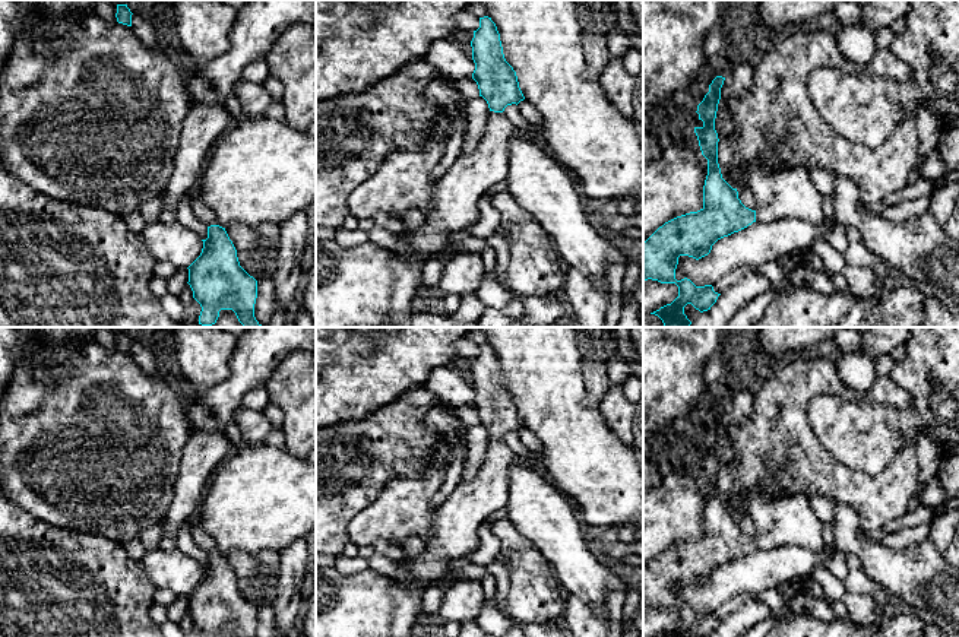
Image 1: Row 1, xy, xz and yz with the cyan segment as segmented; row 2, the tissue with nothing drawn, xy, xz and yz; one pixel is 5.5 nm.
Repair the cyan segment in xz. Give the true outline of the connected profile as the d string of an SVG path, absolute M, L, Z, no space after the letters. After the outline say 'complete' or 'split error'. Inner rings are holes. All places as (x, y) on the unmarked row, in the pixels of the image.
M480 345L480 355L474 358L471 368L480 424L490 435L487 451L478 472L466 481L460 481L443 506L436 510L433 529L424 541L425 551L420 557L403 557L401 564L406 568L411 581L399 584L393 579L371 568L352 576L341 574L335 567L316 568L316 637L415 637L424 631L420 617L422 593L434 581L449 573L449 562L468 557L480 546L478 527L509 501L509 472L515 453L504 443L504 435L525 427L516 399L506 389L500 361L491 345Z; split error

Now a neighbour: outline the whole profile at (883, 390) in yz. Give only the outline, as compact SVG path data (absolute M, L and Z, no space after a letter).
M876 374L873 386L861 394L865 396L868 402L893 409L908 411L909 406L908 392L893 383L889 375Z

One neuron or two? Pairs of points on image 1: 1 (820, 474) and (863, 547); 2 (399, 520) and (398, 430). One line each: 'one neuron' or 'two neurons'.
1: two neurons
2: two neurons

